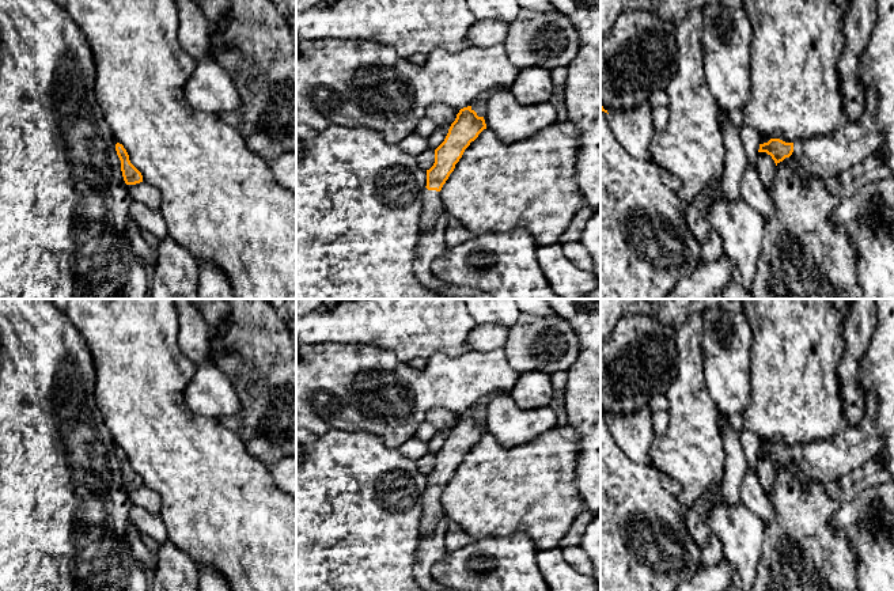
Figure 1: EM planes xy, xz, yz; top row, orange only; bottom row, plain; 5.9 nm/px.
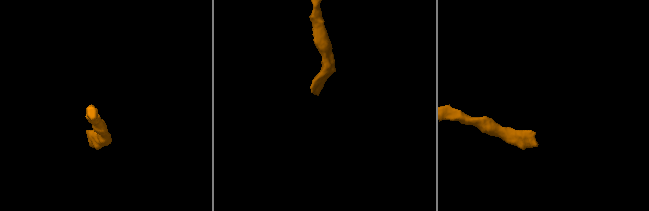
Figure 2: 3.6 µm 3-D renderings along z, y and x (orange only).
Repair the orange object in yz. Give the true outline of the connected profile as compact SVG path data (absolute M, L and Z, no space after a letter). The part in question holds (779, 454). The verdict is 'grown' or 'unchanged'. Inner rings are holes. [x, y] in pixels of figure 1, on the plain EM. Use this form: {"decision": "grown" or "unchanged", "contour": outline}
{"decision": "grown", "contour": "M864 390L865 399L870 402L865 405L865 413L857 427L844 427L836 436L823 442L810 442L800 447L785 447L780 443L770 443L768 447L759 448L758 456L766 456L772 461L776 470L785 462L793 459L796 462L796 471L802 480L812 478L818 481L832 482L836 481L872 461L882 448L882 437L876 429L876 394L872 390Z"}

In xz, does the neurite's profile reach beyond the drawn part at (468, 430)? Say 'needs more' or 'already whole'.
needs more

